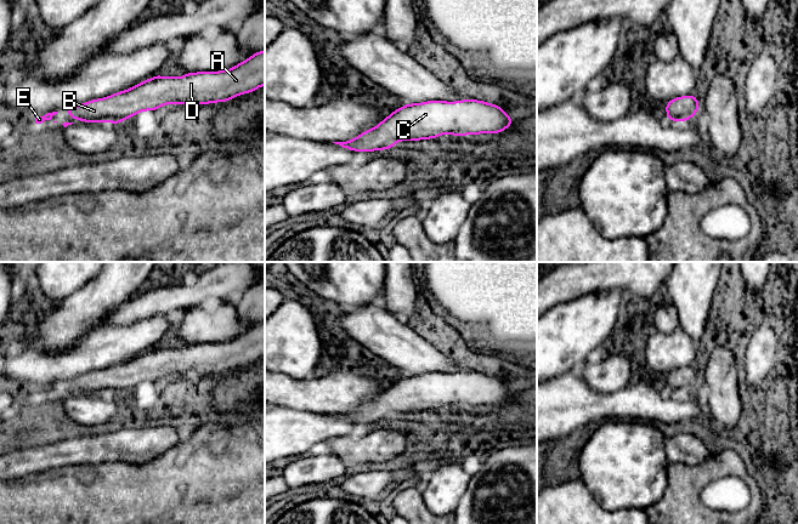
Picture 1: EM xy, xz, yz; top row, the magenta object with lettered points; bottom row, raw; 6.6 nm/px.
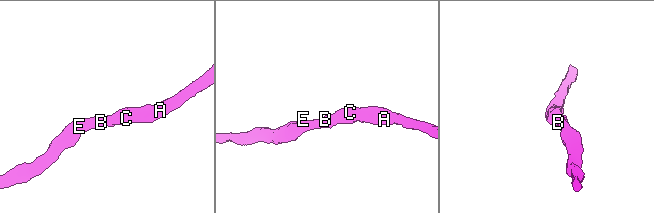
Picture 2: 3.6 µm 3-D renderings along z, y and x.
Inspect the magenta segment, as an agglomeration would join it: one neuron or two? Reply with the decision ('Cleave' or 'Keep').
Keep

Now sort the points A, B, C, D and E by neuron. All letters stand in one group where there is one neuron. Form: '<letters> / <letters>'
A B C D E

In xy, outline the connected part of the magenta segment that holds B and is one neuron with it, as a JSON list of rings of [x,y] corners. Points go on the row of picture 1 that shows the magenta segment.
[[[265,50],[231,69],[187,73],[180,78],[154,75],[125,91],[66,109],[66,114],[83,123],[119,124],[140,112],[155,112],[170,103],[225,103],[264,85]]]

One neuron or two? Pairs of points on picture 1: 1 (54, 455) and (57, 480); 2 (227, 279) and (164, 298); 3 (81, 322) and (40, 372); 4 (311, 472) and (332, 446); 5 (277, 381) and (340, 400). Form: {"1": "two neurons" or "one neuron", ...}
{"1": "two neurons", "2": "one neuron", "3": "two neurons", "4": "two neurons", "5": "one neuron"}

